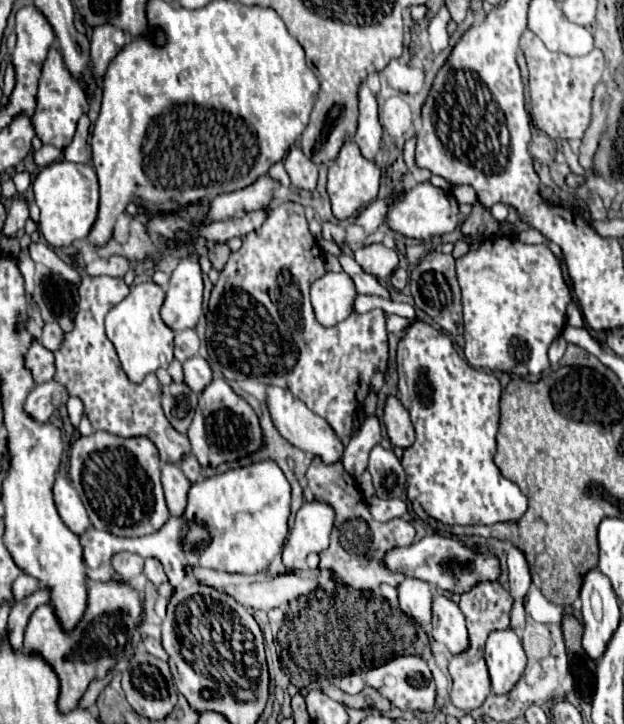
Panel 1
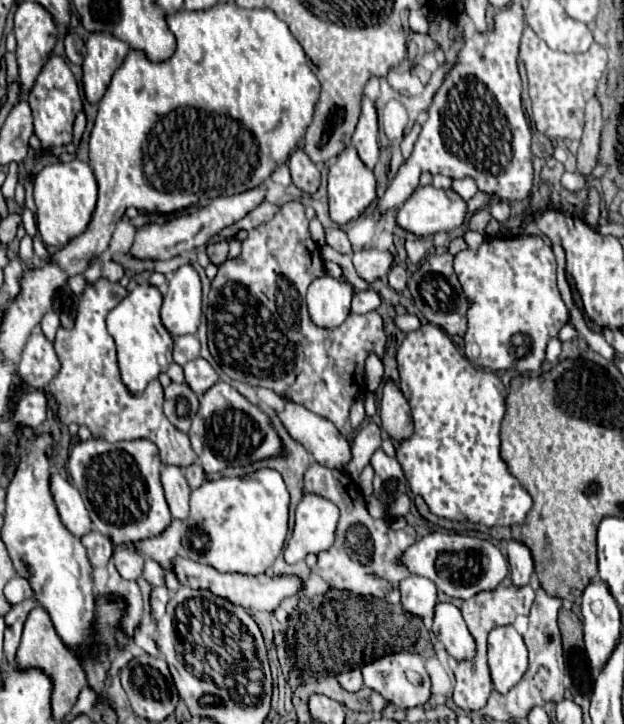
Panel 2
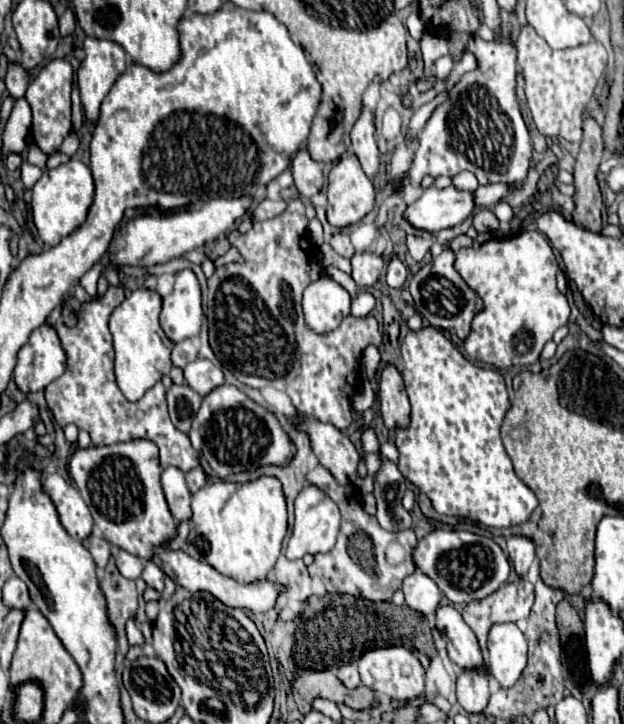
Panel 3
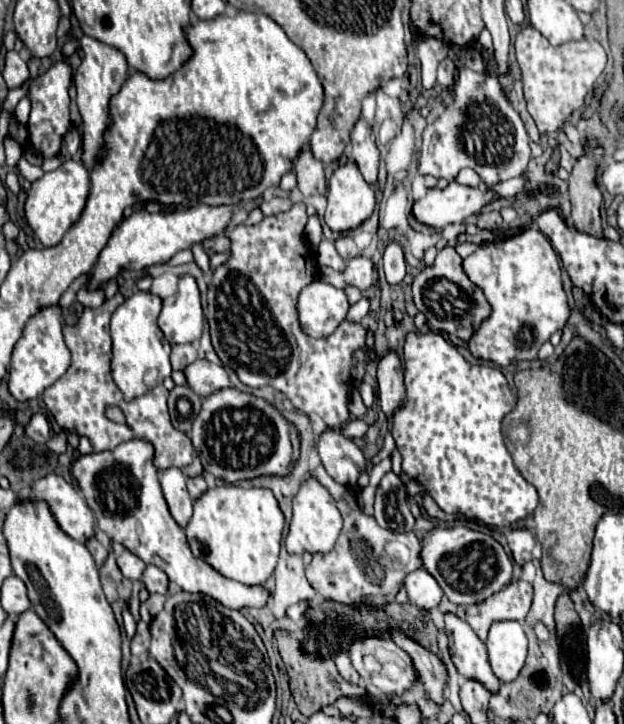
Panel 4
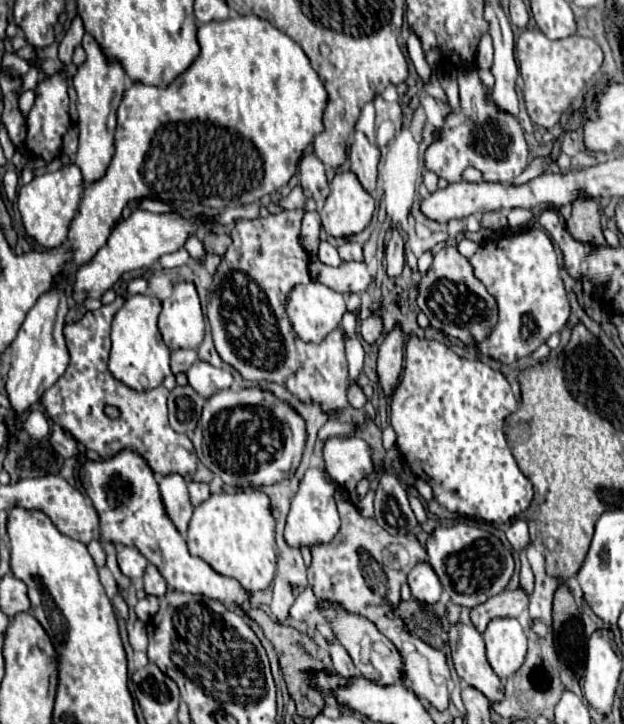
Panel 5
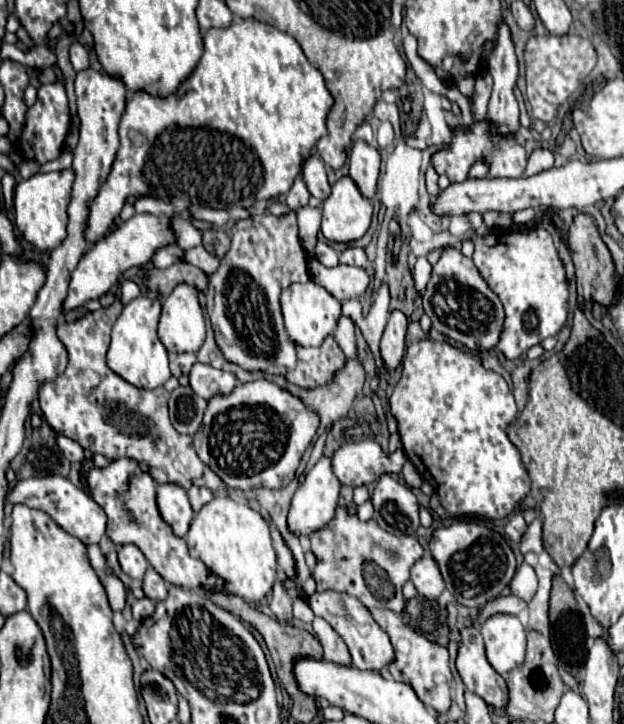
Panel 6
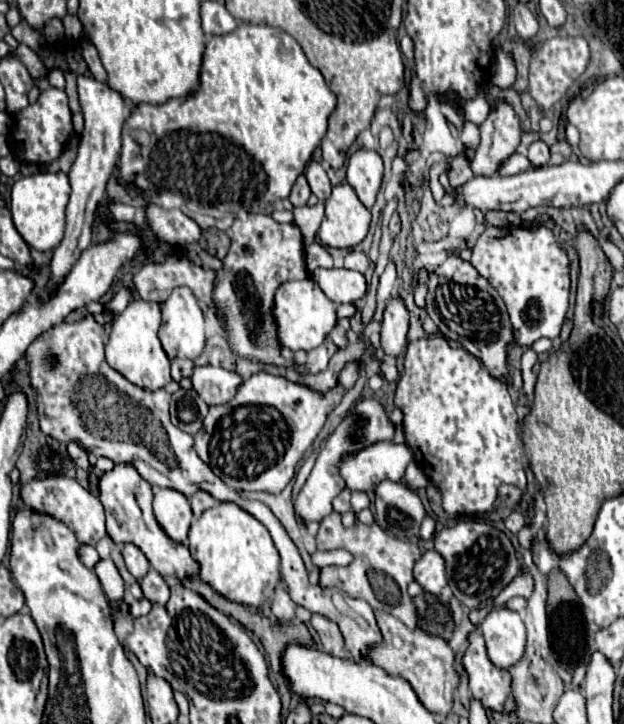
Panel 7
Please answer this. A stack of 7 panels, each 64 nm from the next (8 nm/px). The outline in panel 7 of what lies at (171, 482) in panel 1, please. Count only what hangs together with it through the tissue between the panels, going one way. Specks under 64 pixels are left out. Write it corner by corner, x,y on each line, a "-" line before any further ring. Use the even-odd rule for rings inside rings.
154,488
154,516
160,528
174,542
184,544
192,524
192,508
188,498
170,488

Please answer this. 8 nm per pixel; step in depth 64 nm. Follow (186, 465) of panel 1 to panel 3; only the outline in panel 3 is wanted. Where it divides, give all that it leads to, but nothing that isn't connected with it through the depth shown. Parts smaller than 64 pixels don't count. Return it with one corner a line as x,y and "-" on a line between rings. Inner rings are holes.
200,466
194,468
194,470
190,470
190,472
186,474
186,482
188,482
190,492
194,494
196,490
200,490
200,488
206,484
206,474
204,474
204,470
202,470

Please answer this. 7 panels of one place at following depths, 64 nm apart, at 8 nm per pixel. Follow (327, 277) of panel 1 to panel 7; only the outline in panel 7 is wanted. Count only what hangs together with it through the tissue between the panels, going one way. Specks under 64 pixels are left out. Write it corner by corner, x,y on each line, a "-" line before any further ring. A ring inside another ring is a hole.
312,278
280,284
274,296
272,314
276,316
280,346
290,350
312,350
324,342
336,324
336,308

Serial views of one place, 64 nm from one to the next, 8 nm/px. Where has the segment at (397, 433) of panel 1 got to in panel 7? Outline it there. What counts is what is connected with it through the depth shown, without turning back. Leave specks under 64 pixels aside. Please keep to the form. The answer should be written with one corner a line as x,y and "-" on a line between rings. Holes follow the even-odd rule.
392,294
390,302
384,308
384,322
380,332
380,344
386,354
398,356
406,350
406,332
408,332
408,310
400,294

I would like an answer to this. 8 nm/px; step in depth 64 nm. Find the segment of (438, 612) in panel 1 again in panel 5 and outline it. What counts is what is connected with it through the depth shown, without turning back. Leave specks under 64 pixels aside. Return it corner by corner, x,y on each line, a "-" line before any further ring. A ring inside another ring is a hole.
456,624
450,630
450,648
456,674
472,688
480,690
490,702
504,700
504,684
486,660
486,648
474,626

